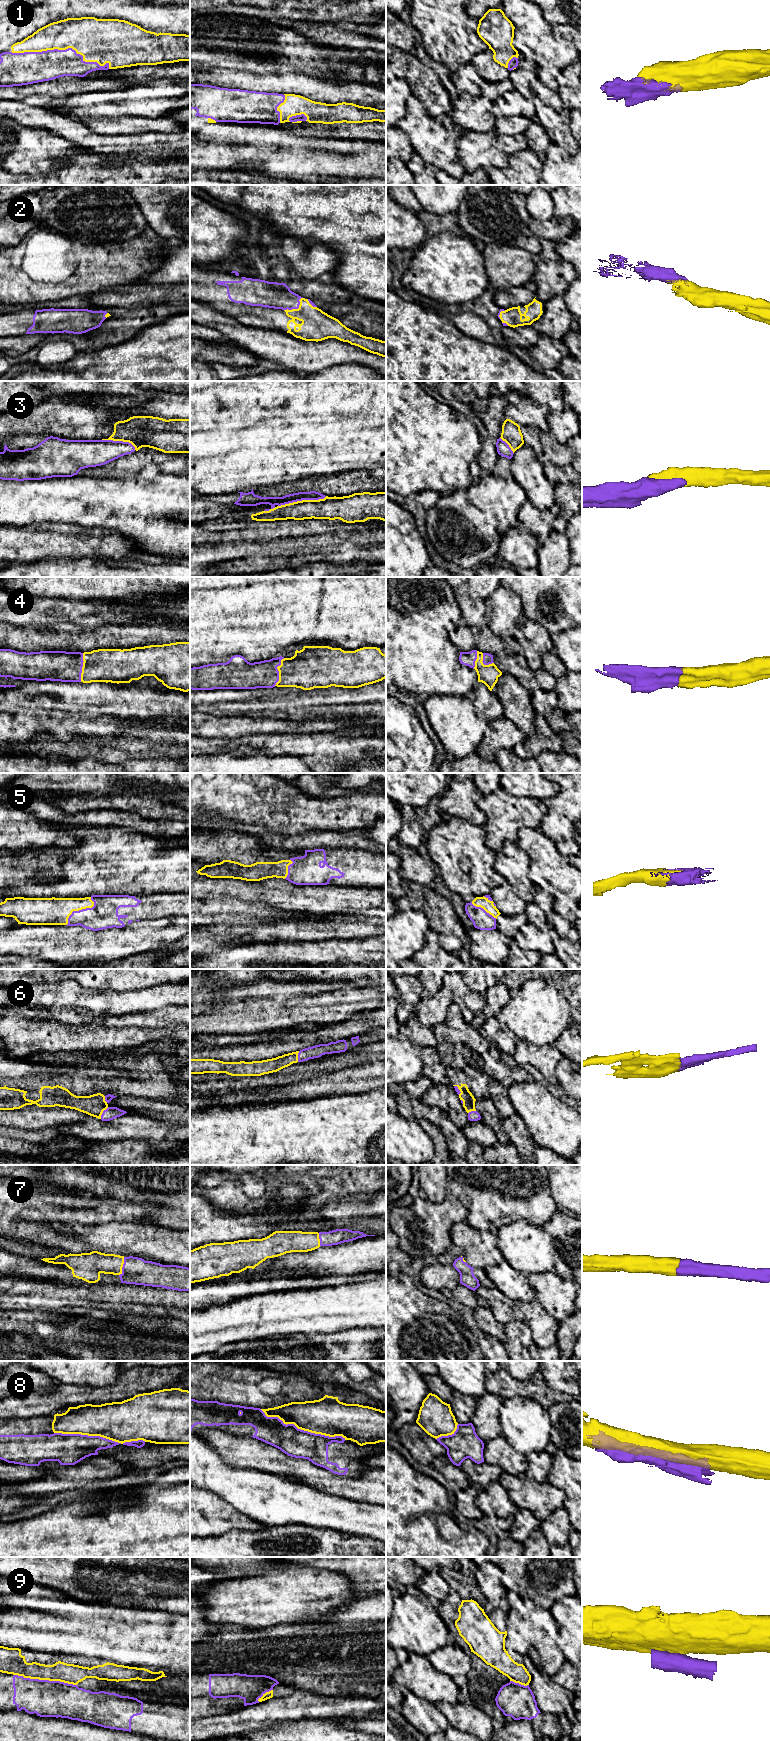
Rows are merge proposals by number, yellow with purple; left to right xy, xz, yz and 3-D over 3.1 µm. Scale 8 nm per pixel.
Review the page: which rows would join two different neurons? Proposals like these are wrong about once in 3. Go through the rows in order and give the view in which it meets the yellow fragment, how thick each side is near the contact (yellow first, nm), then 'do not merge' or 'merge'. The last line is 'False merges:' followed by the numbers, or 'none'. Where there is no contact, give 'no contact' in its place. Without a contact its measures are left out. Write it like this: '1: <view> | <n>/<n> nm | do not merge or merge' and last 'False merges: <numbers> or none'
1: xy | 320/240 nm | merge
2: xz | 240/220 nm | merge
3: xz | 180/80 nm | merge
4: xz | 320/220 nm | merge
5: xy | 220/220 nm | merge
6: xy | 170/100 nm | merge
7: xy | 190/220 nm | merge
8: xy | 320/240 nm | do not merge
9: xy | 160/300 nm | do not merge
False merges: 8, 9

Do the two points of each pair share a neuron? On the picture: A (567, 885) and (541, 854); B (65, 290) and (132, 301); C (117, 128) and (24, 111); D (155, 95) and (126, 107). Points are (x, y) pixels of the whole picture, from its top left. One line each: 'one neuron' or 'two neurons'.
A: one neuron
B: two neurons
C: two neurons
D: one neuron

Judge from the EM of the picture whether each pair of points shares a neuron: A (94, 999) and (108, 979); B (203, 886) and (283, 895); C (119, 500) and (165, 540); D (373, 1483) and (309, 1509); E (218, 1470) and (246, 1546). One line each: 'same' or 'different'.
A: different
B: same
C: same
D: different
E: different

